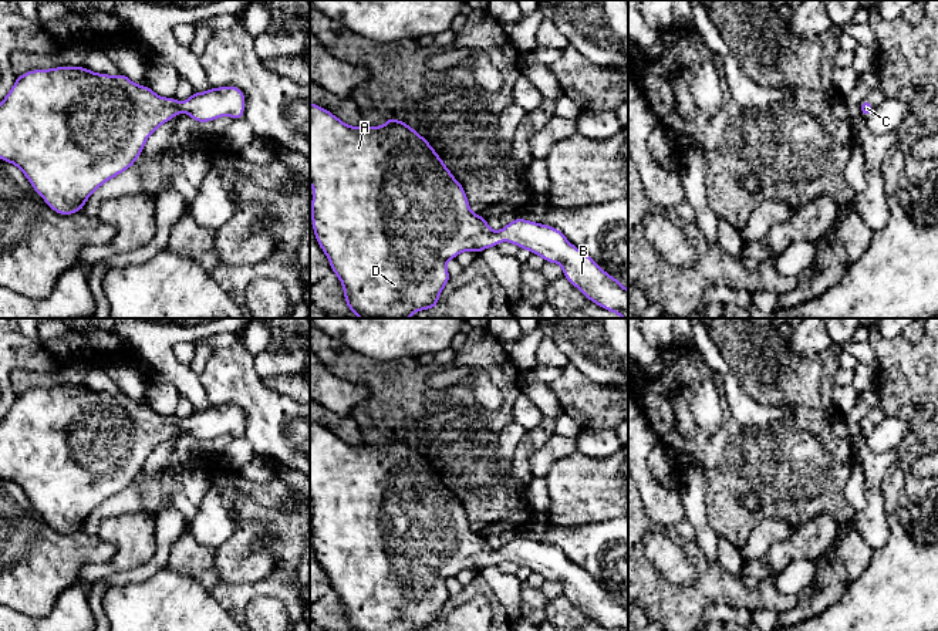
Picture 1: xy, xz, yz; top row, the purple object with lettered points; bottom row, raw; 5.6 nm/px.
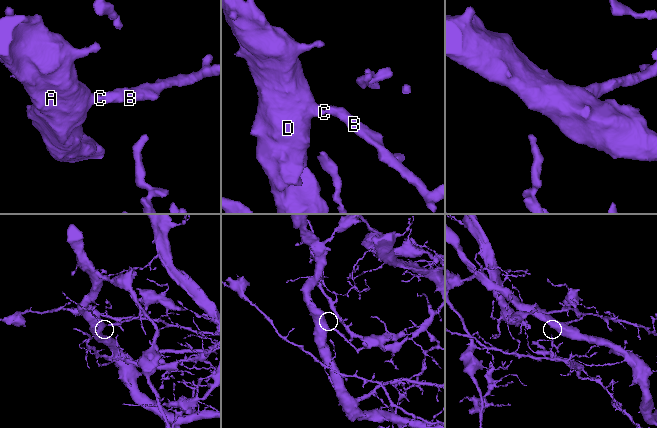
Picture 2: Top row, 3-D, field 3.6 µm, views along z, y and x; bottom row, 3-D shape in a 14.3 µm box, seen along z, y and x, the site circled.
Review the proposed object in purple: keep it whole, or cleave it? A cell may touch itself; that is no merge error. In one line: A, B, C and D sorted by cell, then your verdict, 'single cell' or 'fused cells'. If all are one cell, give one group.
A B C D | single cell

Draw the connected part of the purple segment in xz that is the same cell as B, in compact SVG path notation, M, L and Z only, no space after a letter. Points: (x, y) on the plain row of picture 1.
M310 422L310 502L313 549L344 605L344 617L352 631L416 631L438 625L439 613L451 597L446 580L462 570L480 571L502 559L527 567L544 580L559 581L564 595L597 624L613 631L628 631L628 608L573 564L559 547L516 536L500 550L492 549L486 534L470 529L463 505L429 460L404 439L387 435L382 445L350 445L330 429Z

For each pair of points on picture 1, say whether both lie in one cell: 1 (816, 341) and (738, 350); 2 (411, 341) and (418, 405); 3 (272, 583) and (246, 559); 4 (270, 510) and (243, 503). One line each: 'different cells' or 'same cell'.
1: different cells
2: different cells
3: different cells
4: same cell

